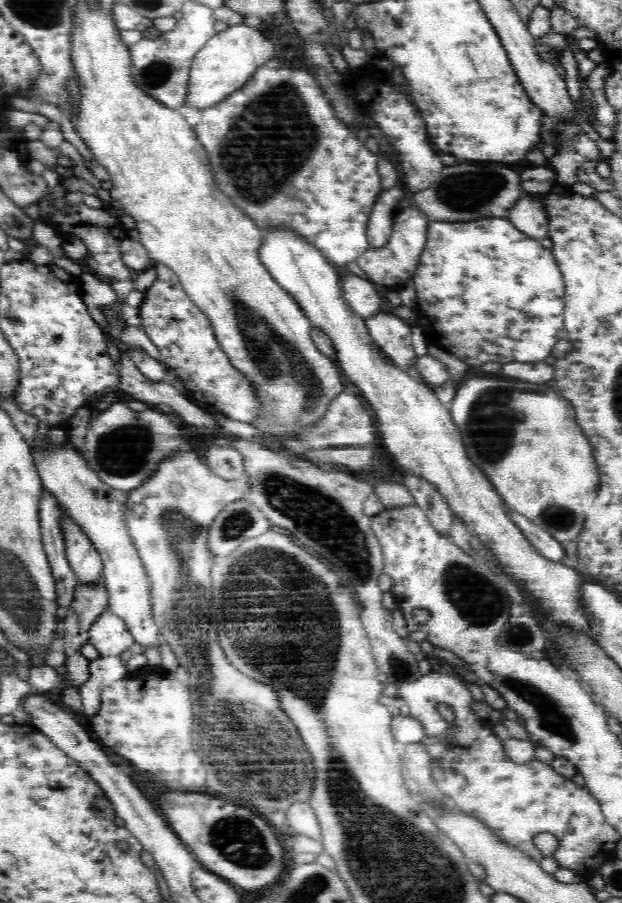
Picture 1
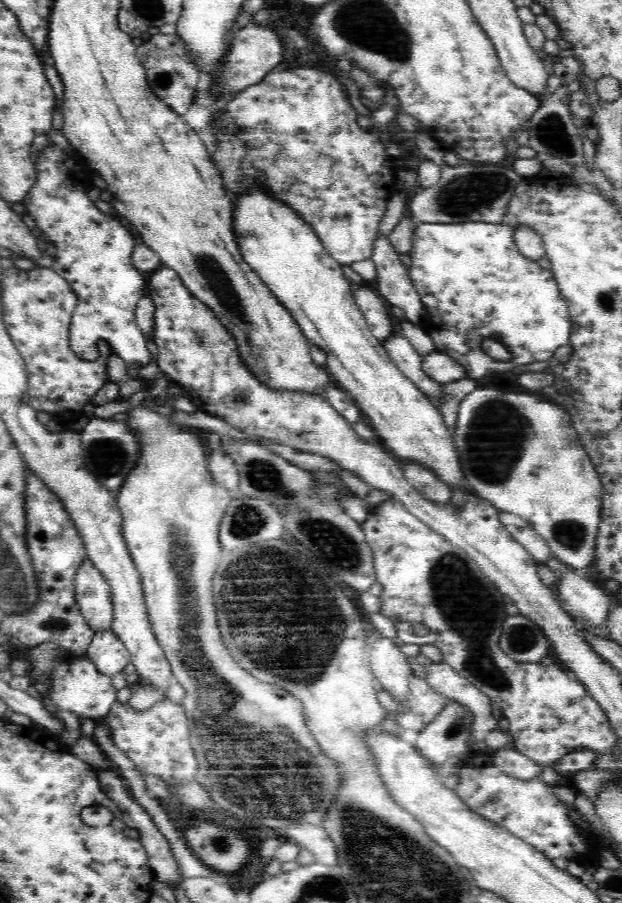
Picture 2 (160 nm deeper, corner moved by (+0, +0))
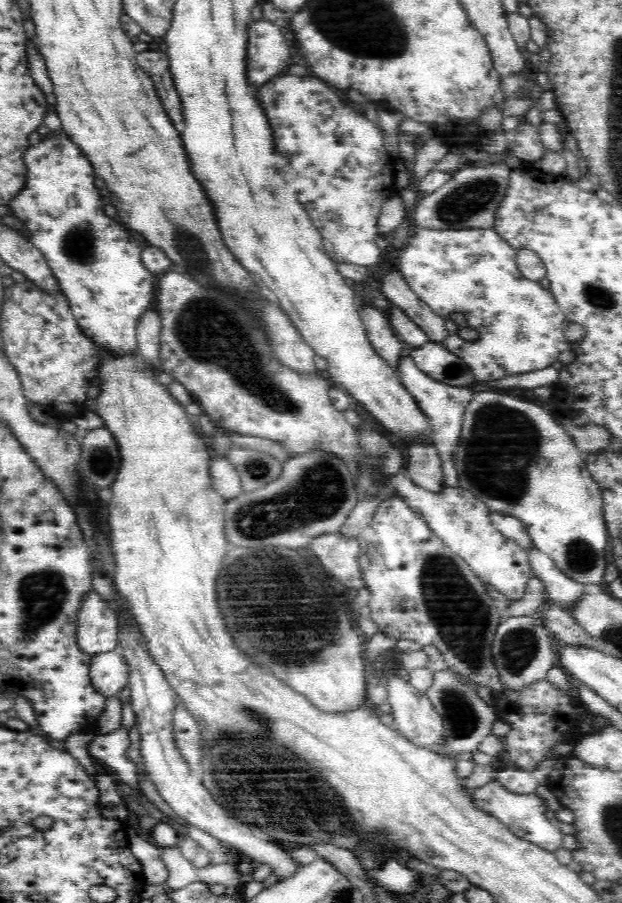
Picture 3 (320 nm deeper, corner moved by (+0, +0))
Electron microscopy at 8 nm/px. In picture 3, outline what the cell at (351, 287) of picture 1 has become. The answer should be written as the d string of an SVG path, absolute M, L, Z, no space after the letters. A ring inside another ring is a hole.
M367 304L366 308L359 313L362 314L362 322L370 344L397 372L398 360L403 356L407 347L399 340L390 321L380 308Z

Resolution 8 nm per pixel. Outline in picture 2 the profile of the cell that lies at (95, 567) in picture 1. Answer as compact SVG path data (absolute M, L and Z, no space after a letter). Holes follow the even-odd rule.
M86 558L76 570L75 596L86 624L94 633L111 630L114 611L108 581Z

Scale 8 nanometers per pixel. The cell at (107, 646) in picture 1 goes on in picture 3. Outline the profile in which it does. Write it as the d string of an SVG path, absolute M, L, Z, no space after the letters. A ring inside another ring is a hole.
M118 650L92 656L90 677L94 687L104 693L106 699L118 696L129 686L129 670Z

